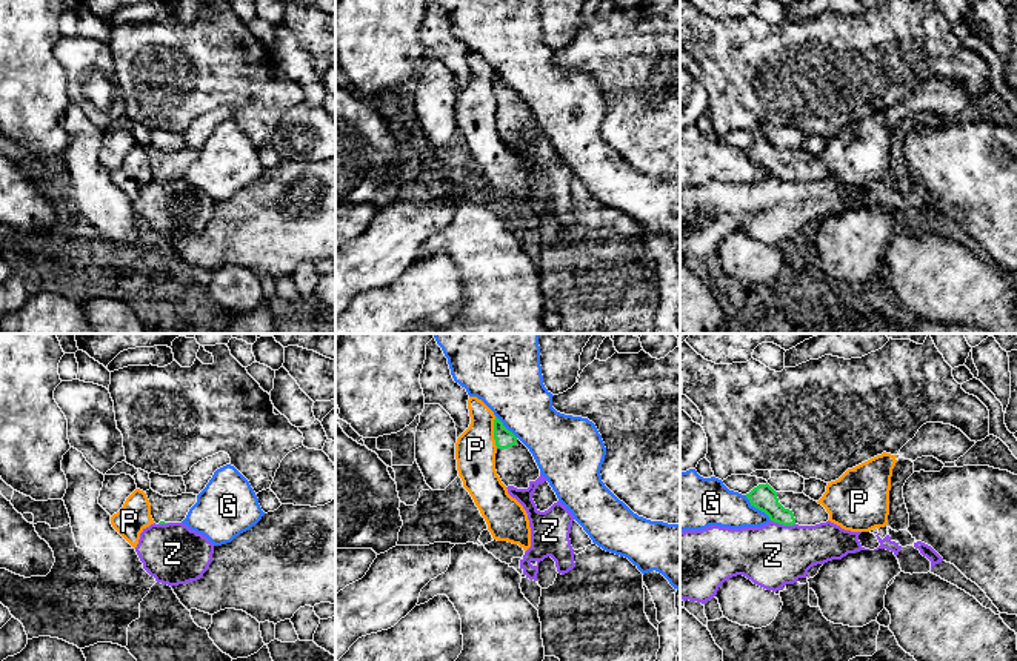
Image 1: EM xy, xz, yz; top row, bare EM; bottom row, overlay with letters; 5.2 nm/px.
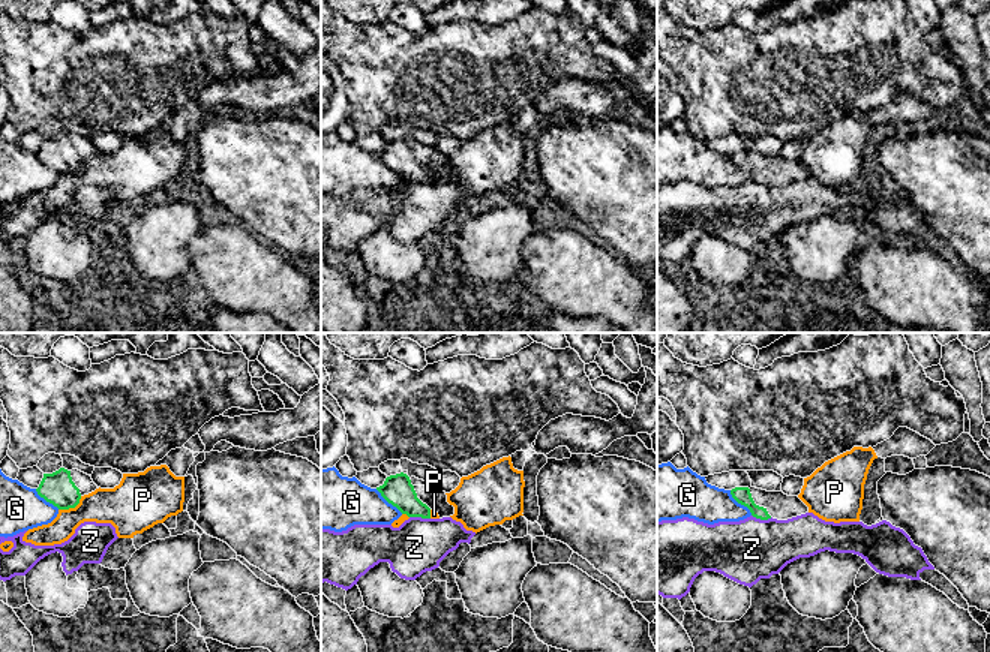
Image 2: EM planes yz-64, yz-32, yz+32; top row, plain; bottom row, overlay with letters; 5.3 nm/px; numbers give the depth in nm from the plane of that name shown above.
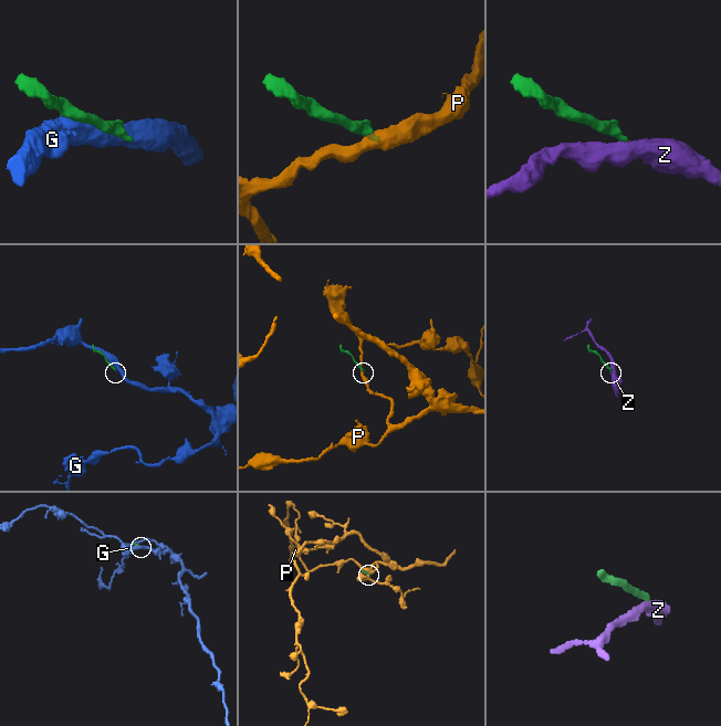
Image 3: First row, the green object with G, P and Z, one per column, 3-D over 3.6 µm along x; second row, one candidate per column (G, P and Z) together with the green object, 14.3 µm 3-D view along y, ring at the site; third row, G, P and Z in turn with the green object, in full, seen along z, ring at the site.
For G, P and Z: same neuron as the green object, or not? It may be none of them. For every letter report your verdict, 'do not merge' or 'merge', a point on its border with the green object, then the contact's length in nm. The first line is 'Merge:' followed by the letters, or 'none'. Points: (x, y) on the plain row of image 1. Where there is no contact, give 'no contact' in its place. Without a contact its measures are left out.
Merge: none
G: do not merge; meets green in yz at (757, 163); contact 190 nm long
P: do not merge; meets green in xz at (494, 88); contact 170 nm long
Z: do not merge; meets green in yz at (783, 180); contact 130 nm long

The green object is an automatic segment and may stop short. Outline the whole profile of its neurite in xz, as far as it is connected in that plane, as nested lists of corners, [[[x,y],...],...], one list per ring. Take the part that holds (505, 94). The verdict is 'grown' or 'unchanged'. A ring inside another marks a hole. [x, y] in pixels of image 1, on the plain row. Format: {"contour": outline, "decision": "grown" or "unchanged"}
{"contour": [[[495,72],[494,95],[497,101],[495,126],[502,138],[528,144],[540,132],[540,125],[529,105]]], "decision": "grown"}

